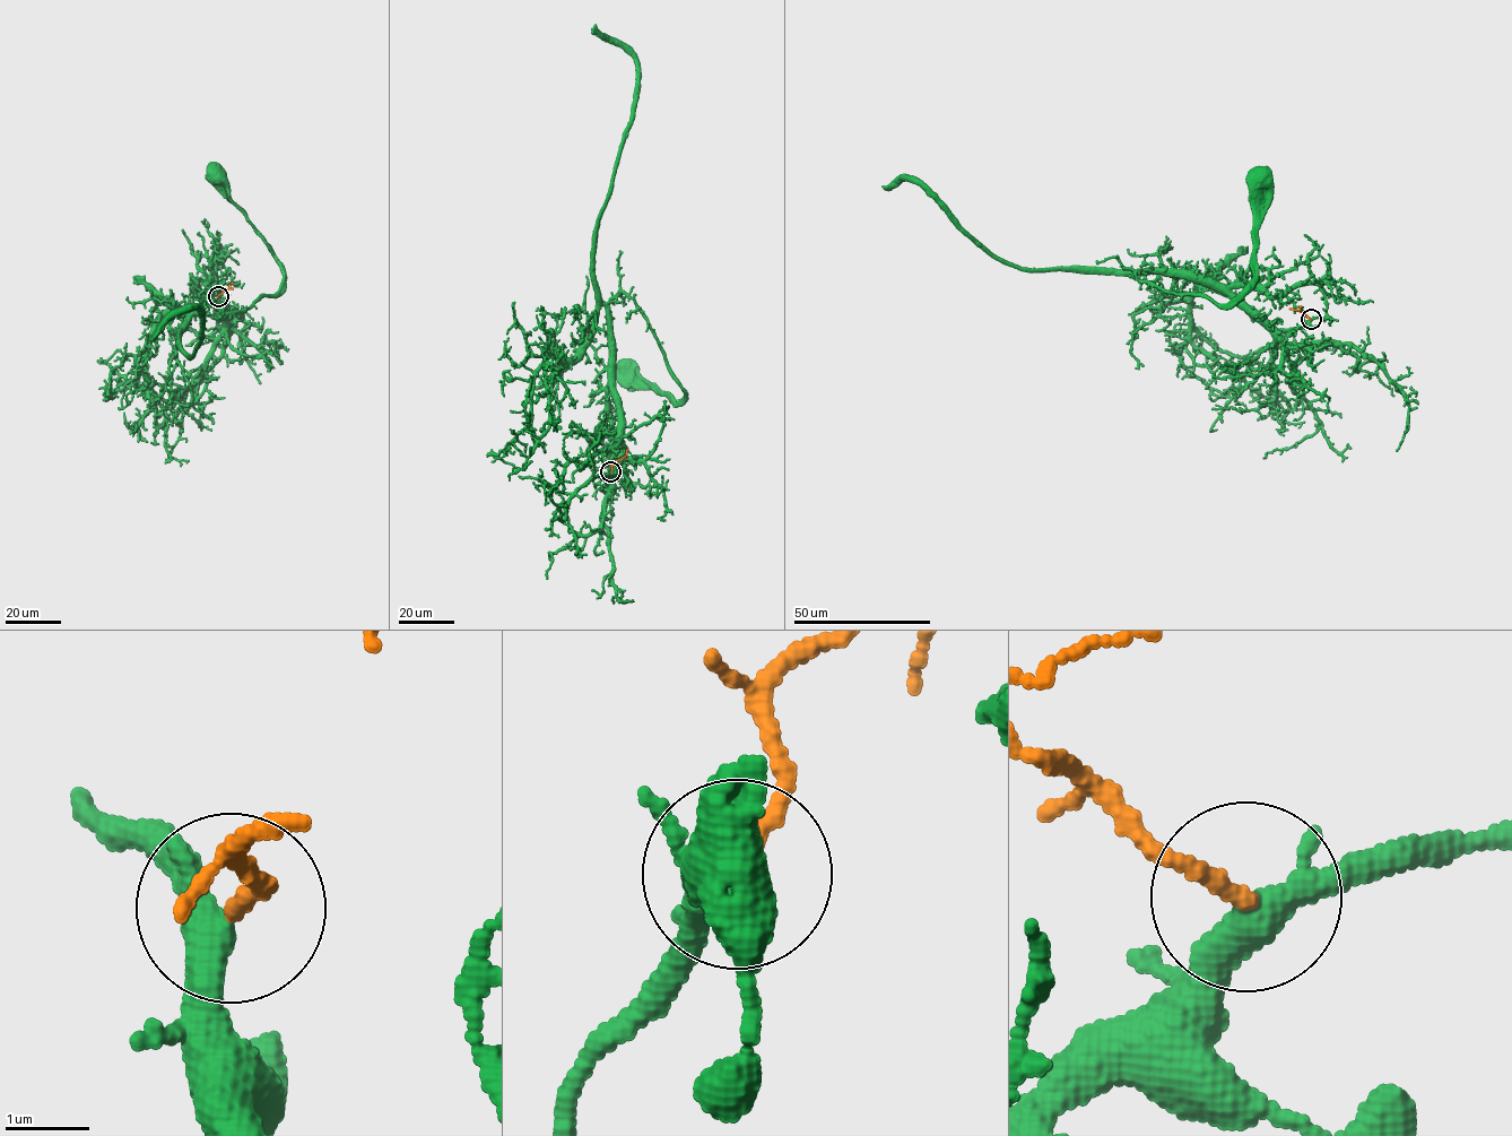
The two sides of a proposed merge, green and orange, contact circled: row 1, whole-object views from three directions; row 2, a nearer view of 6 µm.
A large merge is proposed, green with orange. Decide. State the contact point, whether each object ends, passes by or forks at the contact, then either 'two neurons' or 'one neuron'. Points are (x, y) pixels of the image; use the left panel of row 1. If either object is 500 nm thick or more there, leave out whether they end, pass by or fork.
(218, 296) | green passes by | orange ends | two neurons

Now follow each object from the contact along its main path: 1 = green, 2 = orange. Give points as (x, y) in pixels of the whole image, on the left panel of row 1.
1: (218, 296), (223, 318), (210, 302), (198, 312), (219, 319), (250, 306), (276, 293), (283, 270), (215, 173)
2: (218, 296), (233, 288)

